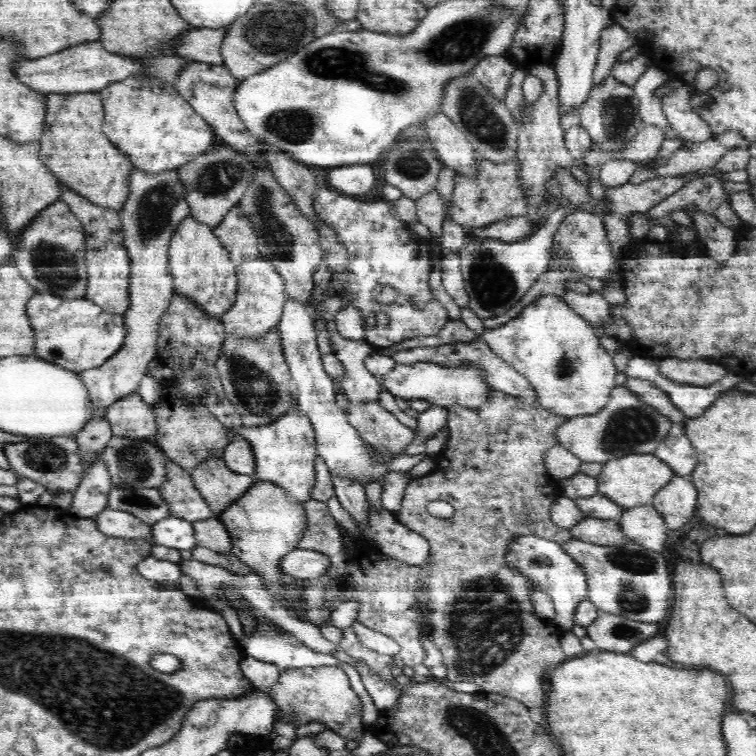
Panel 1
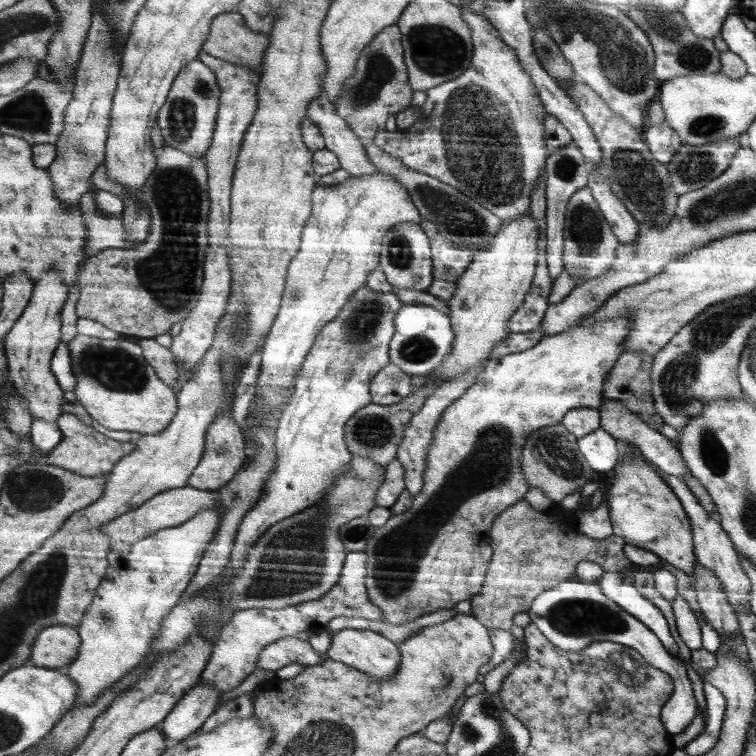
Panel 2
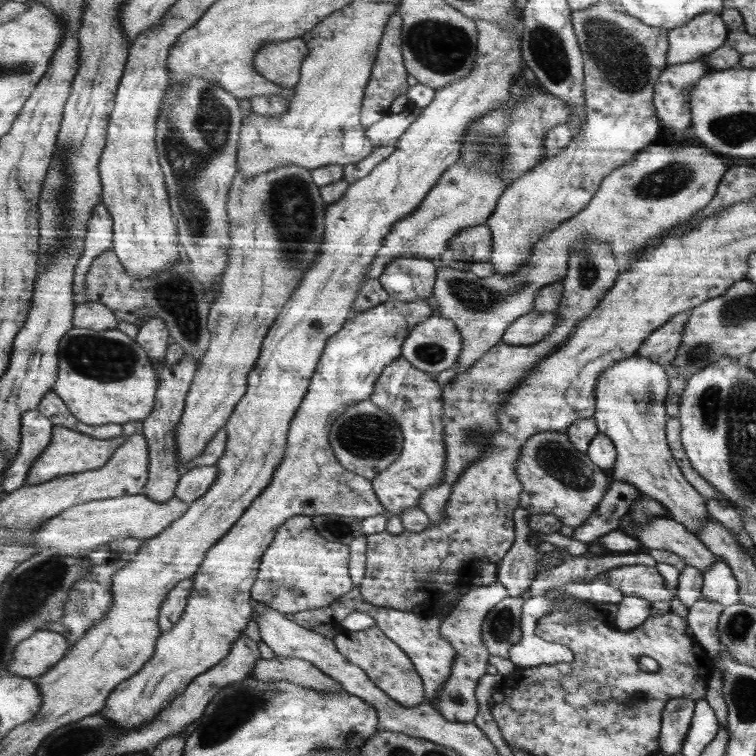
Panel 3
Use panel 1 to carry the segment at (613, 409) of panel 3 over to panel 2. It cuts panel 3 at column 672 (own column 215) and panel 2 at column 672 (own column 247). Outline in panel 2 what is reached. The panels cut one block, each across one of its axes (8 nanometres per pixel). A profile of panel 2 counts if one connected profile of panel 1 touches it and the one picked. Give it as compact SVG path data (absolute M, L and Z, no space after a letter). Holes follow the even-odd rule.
M658 467L658 471L661 472L661 475L669 483L669 486L676 492L677 498L681 500L681 504L688 515L689 522L692 526L696 562L702 566L706 566L707 570L712 570L714 574L717 574L717 577L721 580L725 588L725 594L728 596L729 603L733 606L734 610L742 609L742 607L750 607L749 603L752 601L750 596L752 582L747 572L742 568L740 560L738 560L739 554L728 532L721 527L721 523L716 516L713 517L709 514L709 511L705 509L697 495L682 481L682 478L677 475L665 473L660 470L660 467Z

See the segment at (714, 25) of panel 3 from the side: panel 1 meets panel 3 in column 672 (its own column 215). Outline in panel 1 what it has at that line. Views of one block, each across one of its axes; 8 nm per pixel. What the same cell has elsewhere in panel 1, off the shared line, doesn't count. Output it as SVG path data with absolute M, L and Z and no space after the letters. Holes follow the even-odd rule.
M229 26L219 29L192 28L186 37L175 44L175 52L185 58L197 60L197 63L221 66L221 44L228 30Z

